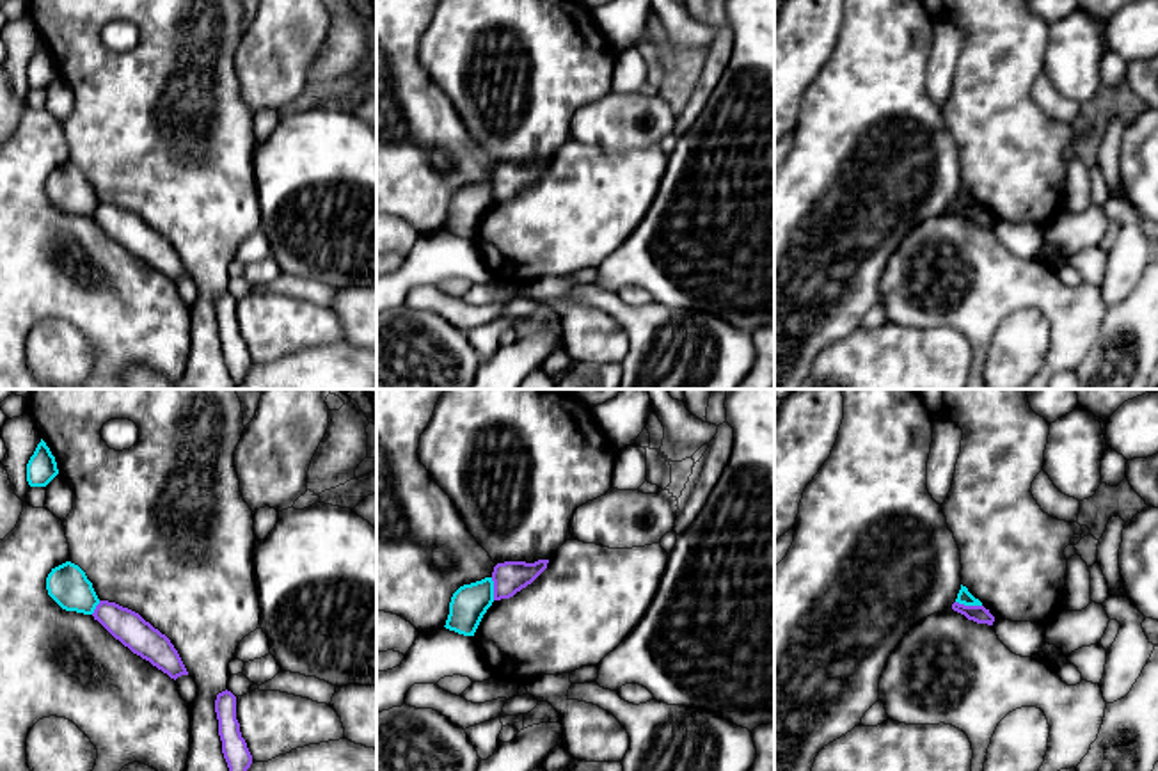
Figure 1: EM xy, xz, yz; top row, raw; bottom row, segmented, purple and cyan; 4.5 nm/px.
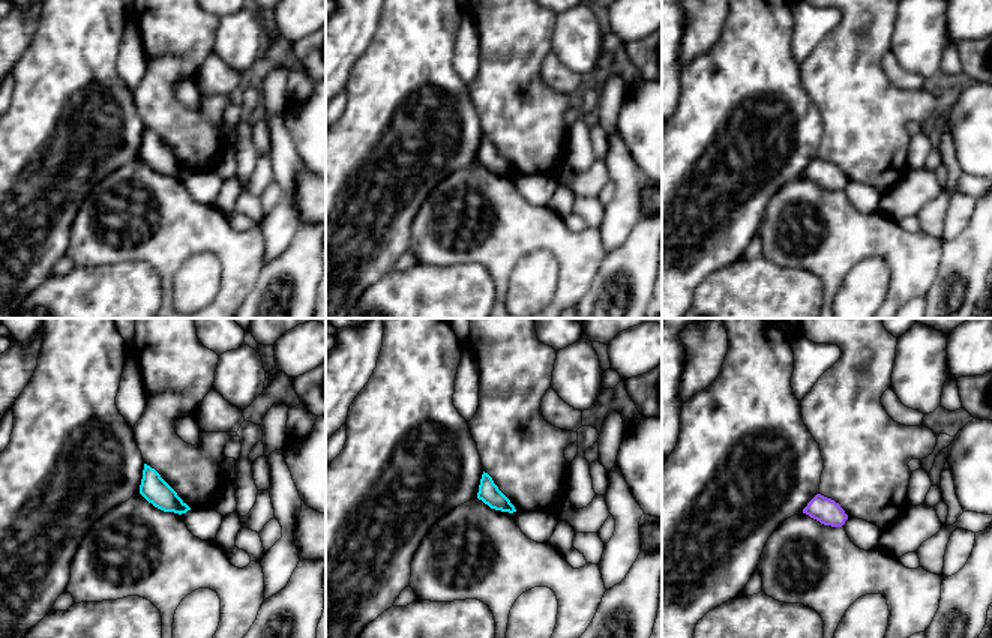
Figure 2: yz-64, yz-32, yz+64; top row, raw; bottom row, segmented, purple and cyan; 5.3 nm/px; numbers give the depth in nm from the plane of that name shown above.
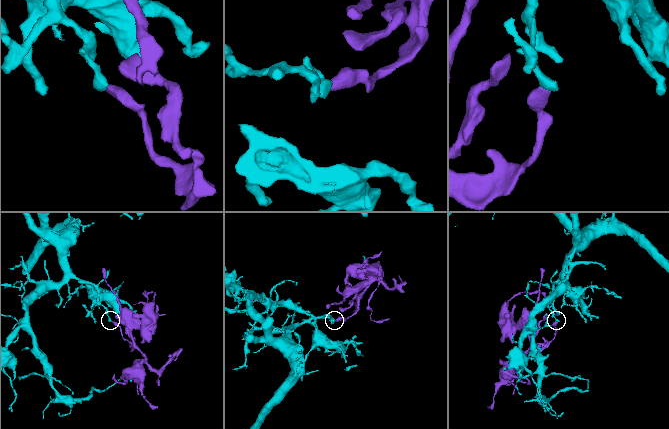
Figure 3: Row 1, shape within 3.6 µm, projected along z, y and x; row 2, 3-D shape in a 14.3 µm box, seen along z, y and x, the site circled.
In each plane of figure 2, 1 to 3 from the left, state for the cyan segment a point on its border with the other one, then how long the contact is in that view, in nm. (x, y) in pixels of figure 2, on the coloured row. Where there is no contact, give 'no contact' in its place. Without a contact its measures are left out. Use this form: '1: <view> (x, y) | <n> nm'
1: no contact
2: no contact
3: no contact

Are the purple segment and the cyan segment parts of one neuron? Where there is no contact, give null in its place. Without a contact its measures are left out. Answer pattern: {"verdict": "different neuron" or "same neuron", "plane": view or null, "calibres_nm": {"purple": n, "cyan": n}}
{"verdict": "different neuron", "plane": "yz", "calibres_nm": {"purple": 80, "cyan": 70}}

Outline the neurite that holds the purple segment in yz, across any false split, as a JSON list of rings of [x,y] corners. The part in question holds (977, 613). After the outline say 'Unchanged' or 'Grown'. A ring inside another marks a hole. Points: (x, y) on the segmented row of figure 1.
[[[954,602],[952,609],[964,615],[968,620],[973,620],[977,624],[993,625],[993,622],[995,622],[995,616],[984,606],[964,606],[964,604]]]. Unchanged

